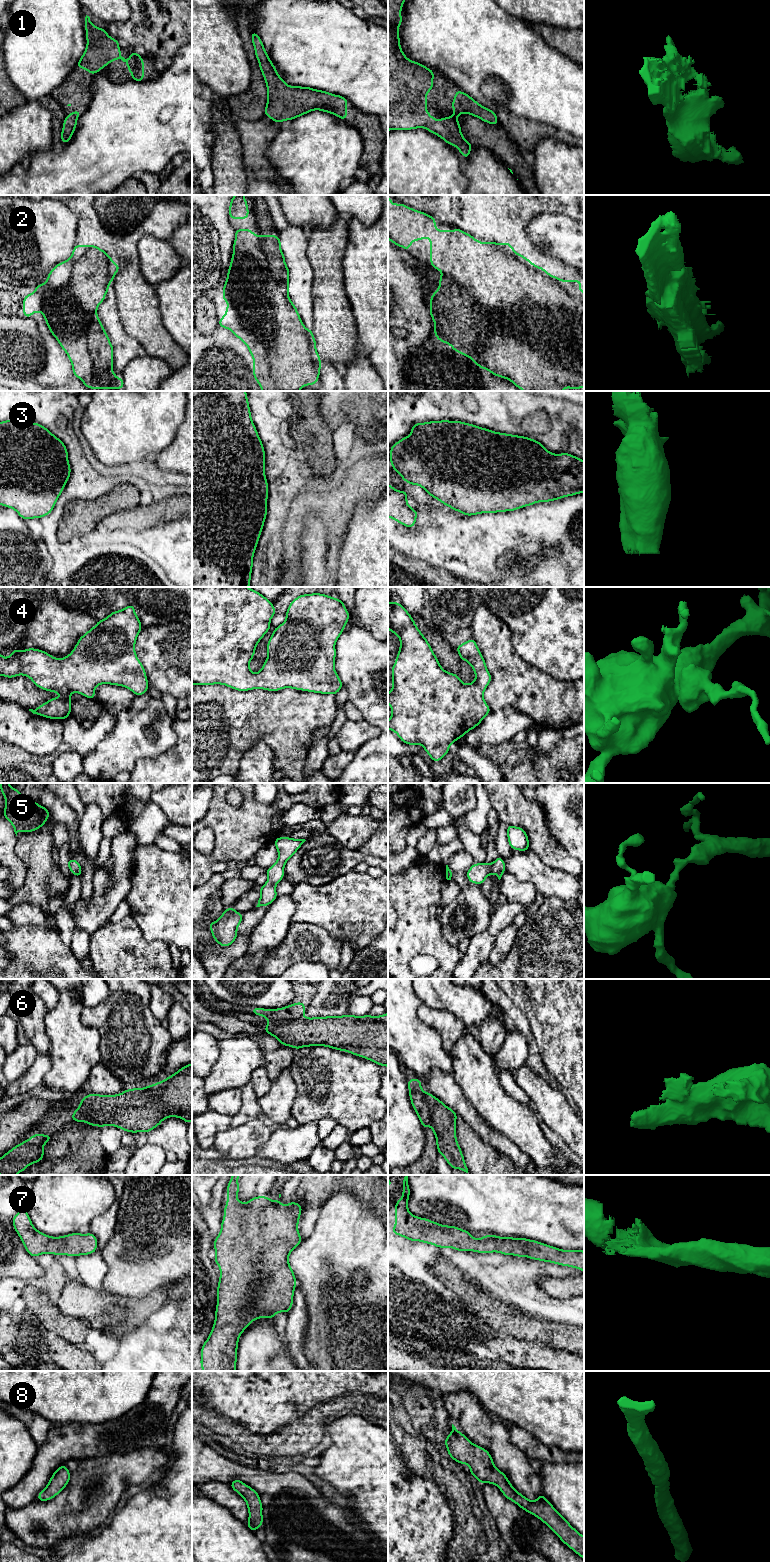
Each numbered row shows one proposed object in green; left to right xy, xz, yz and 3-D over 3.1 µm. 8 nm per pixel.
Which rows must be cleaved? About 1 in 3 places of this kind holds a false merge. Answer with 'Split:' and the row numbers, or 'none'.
Split: 6

